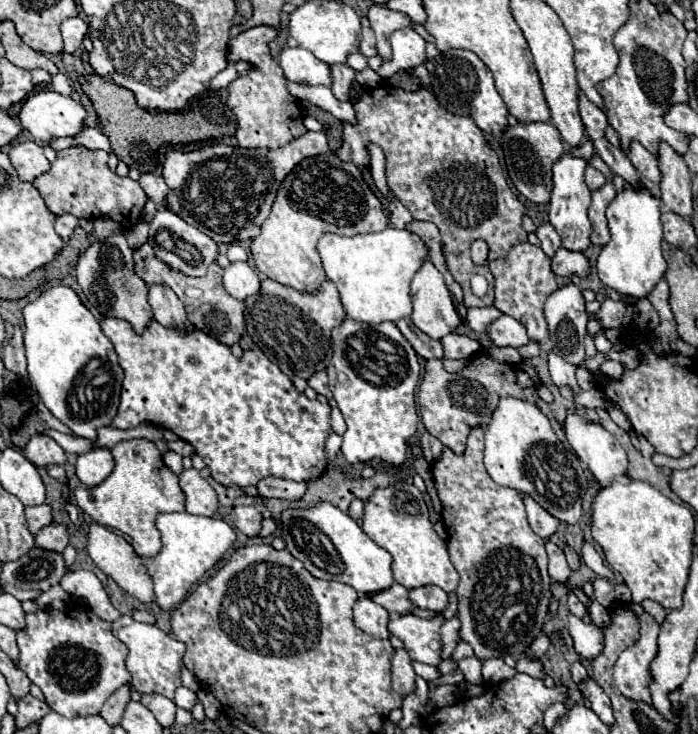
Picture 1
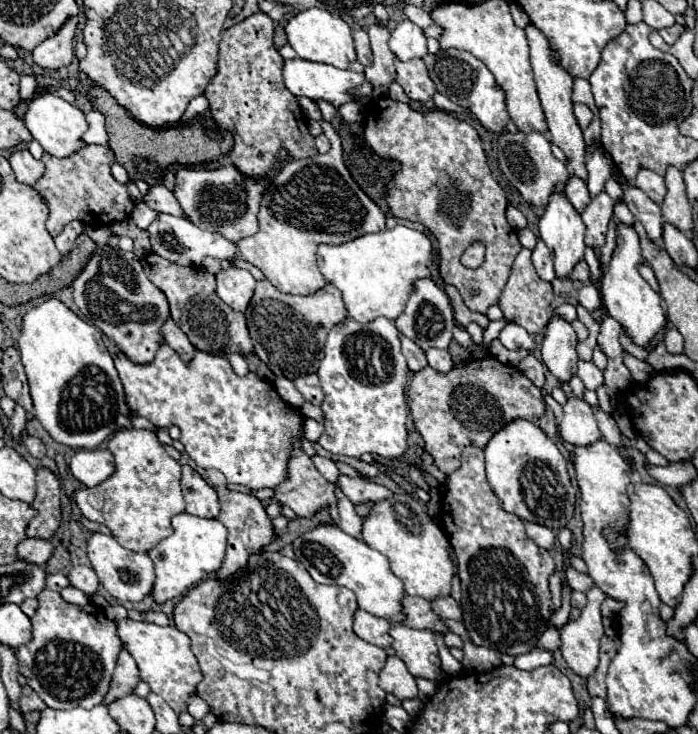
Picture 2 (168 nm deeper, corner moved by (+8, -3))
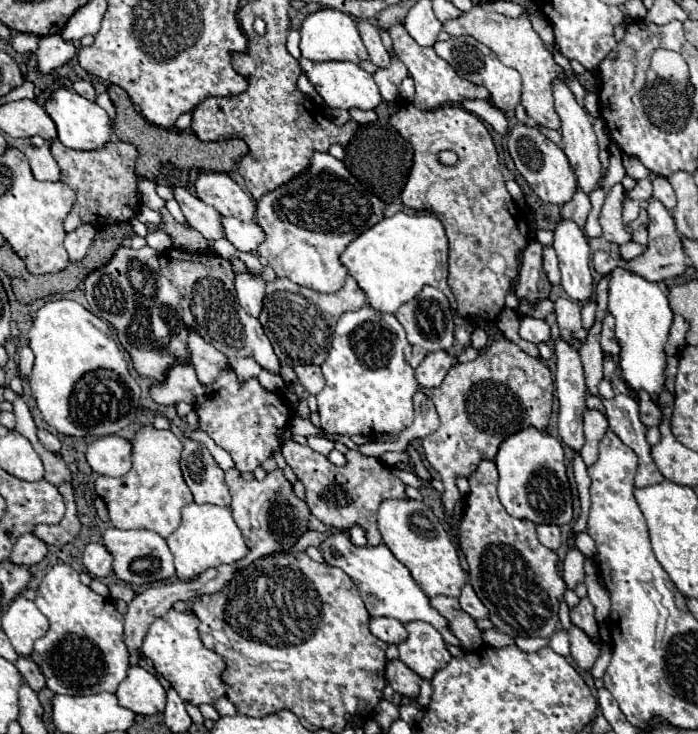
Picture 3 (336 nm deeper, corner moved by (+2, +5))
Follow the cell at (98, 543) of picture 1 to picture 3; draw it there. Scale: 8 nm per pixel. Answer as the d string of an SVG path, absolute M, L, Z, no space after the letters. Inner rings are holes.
M108 528L104 532L104 546L106 550L114 556L112 562L112 572L118 580L130 586L144 586L144 584L154 584L162 582L170 576L174 576L174 564L172 564L172 554L164 542L162 536L150 530L118 530L118 528Z

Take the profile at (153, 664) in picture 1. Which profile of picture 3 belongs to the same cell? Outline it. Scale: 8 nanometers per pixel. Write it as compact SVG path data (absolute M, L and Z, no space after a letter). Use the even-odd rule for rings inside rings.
M170 610L158 620L154 620L146 632L142 654L154 662L156 672L172 684L172 688L184 702L196 706L212 704L216 698L226 694L226 686L220 680L220 674L224 670L224 660L216 652L204 648L198 636L198 618L190 612L186 614Z

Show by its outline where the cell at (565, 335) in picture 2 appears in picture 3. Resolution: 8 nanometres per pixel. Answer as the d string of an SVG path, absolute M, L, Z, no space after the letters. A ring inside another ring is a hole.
M562 338L554 342L554 354L556 354L556 394L560 400L560 414L558 414L558 434L564 444L568 444L572 450L580 450L584 446L584 432L582 432L582 412L586 408L584 402L584 372L582 372L582 360L580 354Z

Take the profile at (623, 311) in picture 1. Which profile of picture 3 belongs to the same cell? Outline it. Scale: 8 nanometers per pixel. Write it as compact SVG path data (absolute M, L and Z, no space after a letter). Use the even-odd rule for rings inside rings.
M558 298L556 302L556 318L558 318L558 326L568 332L572 338L576 338L578 342L586 340L586 328L582 326L582 308L578 302L566 300L566 298Z

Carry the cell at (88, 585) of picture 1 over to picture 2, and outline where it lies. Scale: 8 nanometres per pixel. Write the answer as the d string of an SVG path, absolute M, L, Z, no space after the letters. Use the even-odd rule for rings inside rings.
M76 566L70 570L70 582L74 588L80 588L88 596L92 596L98 588L98 576L90 566Z

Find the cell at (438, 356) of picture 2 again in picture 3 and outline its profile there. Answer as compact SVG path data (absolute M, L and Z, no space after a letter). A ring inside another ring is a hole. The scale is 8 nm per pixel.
M446 350L430 352L422 364L416 368L416 380L424 388L436 388L444 382L444 376L452 366L456 366L456 356L450 356Z

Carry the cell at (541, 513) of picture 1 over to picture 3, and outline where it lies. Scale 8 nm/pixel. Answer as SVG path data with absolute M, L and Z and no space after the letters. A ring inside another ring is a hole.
M540 524L540 526L538 526L538 540L540 540L546 548L558 550L560 544L562 544L560 528L554 526L554 524Z

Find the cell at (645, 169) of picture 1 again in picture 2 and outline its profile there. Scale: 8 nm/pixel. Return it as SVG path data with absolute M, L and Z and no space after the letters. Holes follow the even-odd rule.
M642 168L632 184L636 184L636 188L640 188L652 202L662 204L662 200L666 196L666 184L664 184L662 176L654 174L652 170L644 170Z

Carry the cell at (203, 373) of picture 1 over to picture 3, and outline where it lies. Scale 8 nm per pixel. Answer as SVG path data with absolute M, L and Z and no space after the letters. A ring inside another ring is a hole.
M174 362L166 370L164 380L150 388L150 396L160 406L188 402L198 414L196 430L206 432L220 448L224 448L232 456L240 474L254 472L280 450L278 432L284 430L292 418L292 410L282 394L262 388L256 378L240 382L230 366L226 366L210 386L204 386L198 382L190 362Z

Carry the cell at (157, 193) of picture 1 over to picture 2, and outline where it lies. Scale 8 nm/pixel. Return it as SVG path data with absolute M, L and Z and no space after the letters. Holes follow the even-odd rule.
M162 184L152 186L148 196L144 196L144 202L150 208L154 208L156 212L166 212L166 214L172 214L172 216L184 216L184 210L180 208L176 196Z

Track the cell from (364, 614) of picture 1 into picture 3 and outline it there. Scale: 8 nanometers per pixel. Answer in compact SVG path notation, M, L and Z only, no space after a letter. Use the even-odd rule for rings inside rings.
M370 618L370 632L388 642L388 644L400 644L406 638L406 628L396 618Z

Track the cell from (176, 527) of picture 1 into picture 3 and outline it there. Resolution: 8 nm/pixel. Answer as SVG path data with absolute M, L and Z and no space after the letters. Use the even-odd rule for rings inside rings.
M188 504L182 508L182 524L166 538L170 552L174 554L174 566L178 580L194 580L202 572L212 566L232 564L246 556L248 548L244 538L232 520L228 508L220 508L214 504Z

